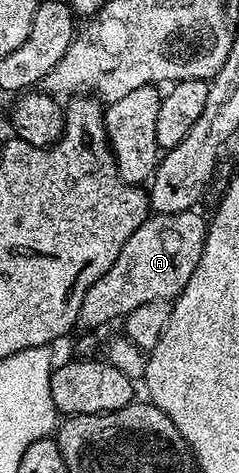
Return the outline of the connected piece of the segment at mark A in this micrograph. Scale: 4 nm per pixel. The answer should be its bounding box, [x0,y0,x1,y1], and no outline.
[77,209,208,331]

